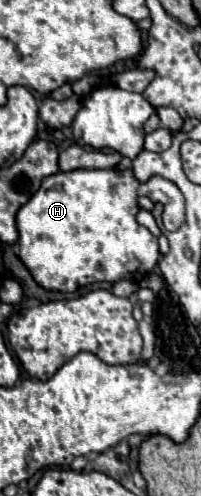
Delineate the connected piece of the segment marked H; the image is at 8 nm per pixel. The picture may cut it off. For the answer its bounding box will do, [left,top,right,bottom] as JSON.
[16,168,185,292]

